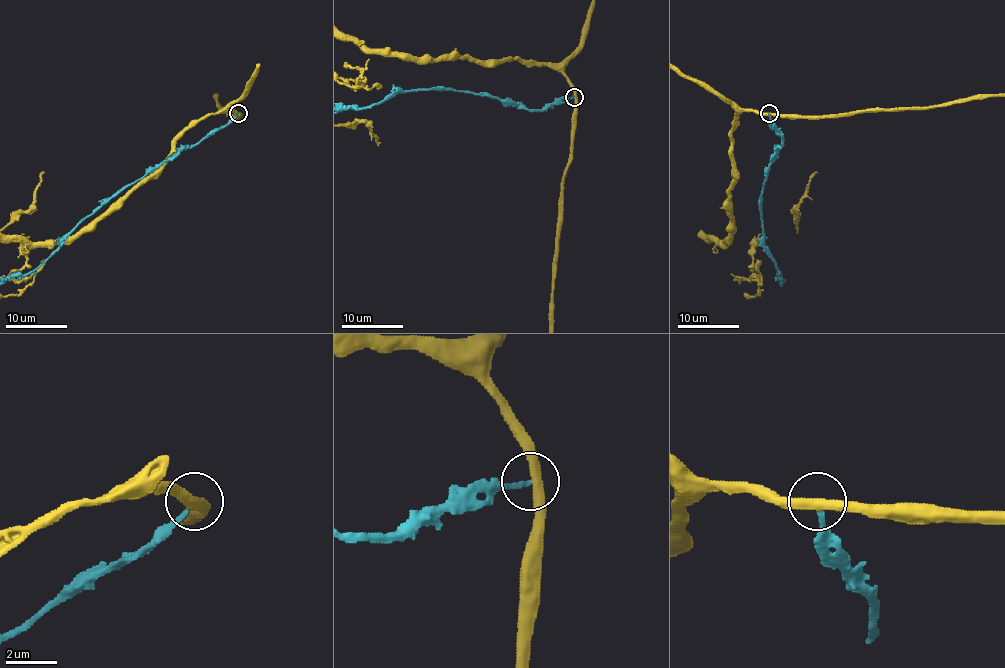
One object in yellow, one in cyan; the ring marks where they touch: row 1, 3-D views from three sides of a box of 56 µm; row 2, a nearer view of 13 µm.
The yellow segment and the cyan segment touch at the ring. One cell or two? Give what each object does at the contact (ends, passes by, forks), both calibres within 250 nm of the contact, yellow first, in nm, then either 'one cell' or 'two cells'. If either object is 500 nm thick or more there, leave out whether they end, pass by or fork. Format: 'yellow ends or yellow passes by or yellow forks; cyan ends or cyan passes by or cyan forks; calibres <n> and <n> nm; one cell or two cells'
yellow passes by; cyan ends; calibres 380 and 160 nm; two cells

